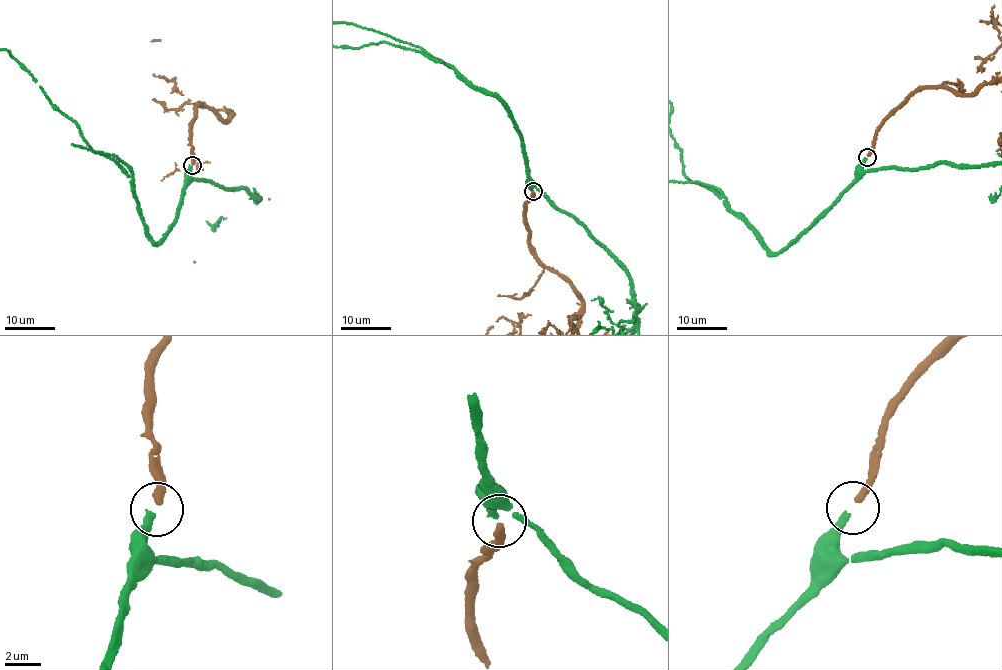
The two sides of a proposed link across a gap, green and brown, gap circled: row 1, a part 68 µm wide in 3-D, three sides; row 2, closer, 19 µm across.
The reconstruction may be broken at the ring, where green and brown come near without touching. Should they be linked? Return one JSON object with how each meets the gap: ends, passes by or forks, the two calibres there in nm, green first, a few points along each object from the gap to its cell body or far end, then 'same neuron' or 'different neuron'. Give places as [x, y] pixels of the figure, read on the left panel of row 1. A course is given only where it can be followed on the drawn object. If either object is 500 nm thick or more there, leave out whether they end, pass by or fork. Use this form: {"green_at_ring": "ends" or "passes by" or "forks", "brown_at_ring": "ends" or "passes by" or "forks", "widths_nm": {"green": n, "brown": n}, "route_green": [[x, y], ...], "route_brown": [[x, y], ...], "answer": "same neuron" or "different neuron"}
{"green_at_ring": "ends", "brown_at_ring": "ends", "widths_nm": {"green": 380, "brown": 400}, "answer": "same neuron"}

